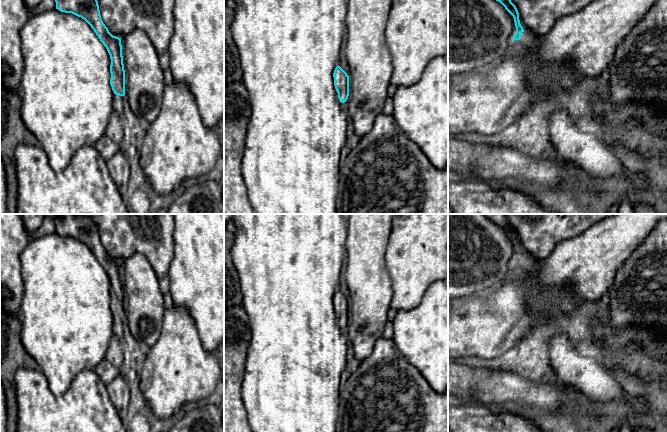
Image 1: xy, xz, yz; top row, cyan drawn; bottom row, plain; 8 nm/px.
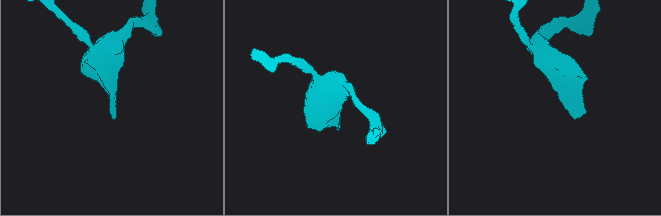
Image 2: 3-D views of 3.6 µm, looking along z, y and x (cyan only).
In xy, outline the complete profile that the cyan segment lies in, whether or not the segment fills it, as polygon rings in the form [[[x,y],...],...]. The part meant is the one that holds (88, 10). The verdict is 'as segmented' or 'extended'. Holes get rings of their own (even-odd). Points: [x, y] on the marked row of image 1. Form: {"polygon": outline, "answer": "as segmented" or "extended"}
{"polygon": [[[55,0],[56,9],[72,13],[84,19],[94,30],[100,41],[106,47],[110,59],[110,85],[114,92],[113,109],[123,116],[123,100],[125,95],[125,70],[122,56],[121,38],[113,36],[101,19],[97,0]]], "answer": "extended"}

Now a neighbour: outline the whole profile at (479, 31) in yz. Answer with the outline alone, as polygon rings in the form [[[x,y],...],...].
[[[448,0],[448,76],[500,62],[515,33],[513,16],[496,0]]]

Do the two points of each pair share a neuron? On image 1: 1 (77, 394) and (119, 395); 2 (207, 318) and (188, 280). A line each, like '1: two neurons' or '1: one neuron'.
1: two neurons
2: one neuron

